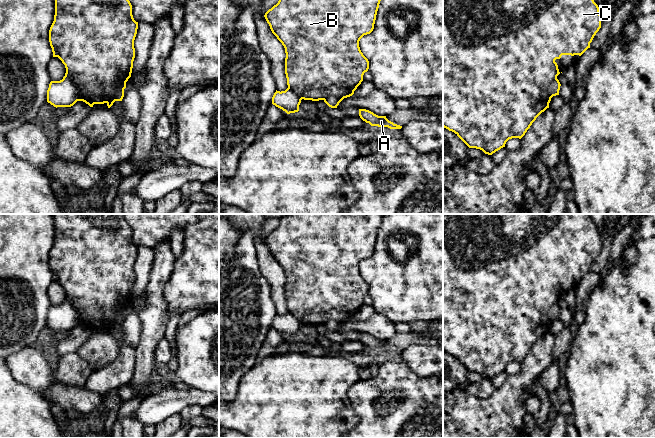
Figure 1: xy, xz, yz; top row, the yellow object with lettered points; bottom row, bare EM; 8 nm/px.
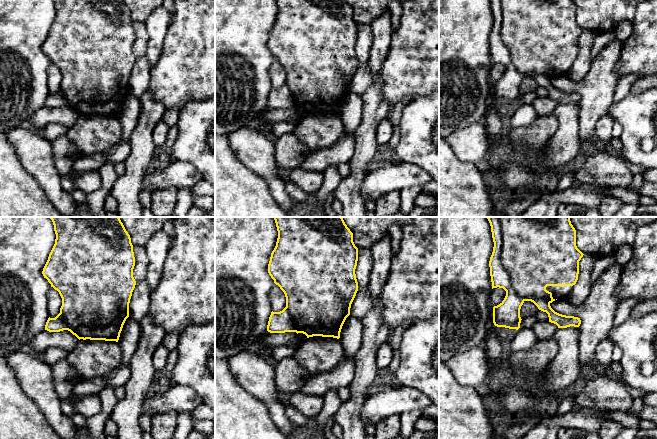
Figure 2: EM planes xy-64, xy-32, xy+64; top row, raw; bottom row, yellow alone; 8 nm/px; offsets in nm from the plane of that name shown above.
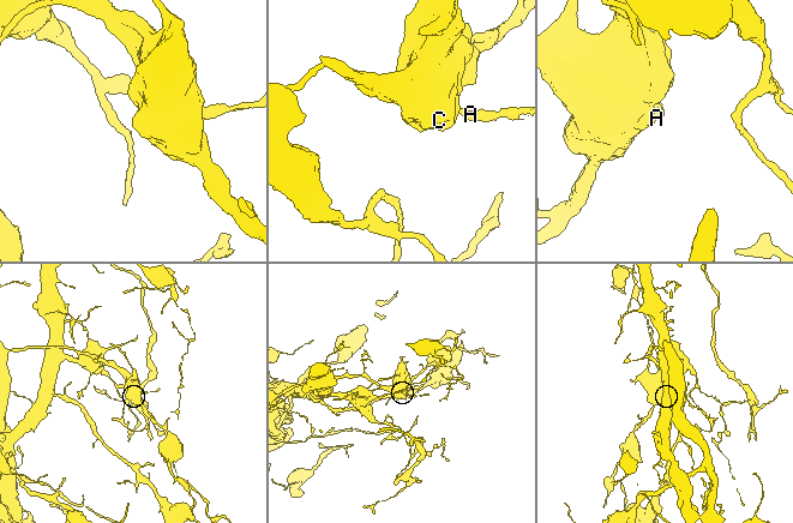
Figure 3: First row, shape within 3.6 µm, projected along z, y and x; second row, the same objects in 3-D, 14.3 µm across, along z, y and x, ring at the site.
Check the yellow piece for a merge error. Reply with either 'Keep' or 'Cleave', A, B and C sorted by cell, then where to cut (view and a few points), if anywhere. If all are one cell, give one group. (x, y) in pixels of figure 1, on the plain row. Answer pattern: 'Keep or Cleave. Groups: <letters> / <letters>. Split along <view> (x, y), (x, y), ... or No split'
Cleave. Groups: A / B C. Split along xy (123, 313), (112, 313), (107, 310), (105, 317)

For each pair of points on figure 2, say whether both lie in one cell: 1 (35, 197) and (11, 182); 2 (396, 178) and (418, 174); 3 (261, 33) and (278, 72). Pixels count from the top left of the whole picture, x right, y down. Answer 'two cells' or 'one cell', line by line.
1: one cell
2: one cell
3: two cells

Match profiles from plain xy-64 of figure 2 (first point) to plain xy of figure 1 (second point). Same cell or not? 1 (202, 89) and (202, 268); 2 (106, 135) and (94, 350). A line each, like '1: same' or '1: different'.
1: same
2: same

